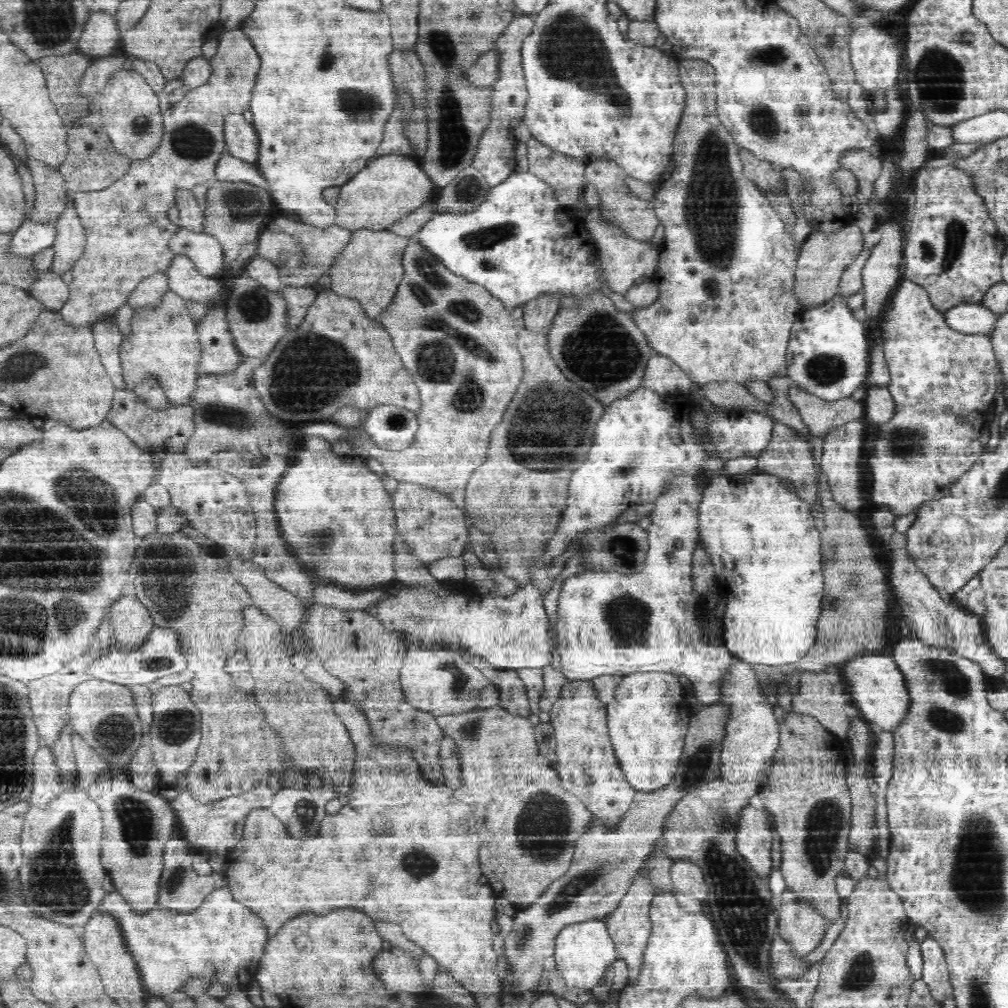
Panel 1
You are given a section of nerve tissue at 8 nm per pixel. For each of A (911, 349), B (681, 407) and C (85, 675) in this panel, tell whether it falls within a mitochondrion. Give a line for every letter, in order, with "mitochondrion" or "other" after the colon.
A: other
B: other
C: other

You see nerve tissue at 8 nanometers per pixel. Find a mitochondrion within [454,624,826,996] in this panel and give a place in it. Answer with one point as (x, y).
(744, 921)

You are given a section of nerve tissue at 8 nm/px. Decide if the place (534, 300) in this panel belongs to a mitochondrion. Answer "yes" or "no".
no

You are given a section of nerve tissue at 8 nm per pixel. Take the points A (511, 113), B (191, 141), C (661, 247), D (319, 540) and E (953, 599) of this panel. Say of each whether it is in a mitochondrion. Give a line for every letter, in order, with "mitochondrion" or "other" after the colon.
A: other
B: mitochondrion
C: other
D: mitochondrion
E: other

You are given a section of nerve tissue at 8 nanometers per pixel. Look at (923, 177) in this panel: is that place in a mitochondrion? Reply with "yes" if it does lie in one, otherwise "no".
no

